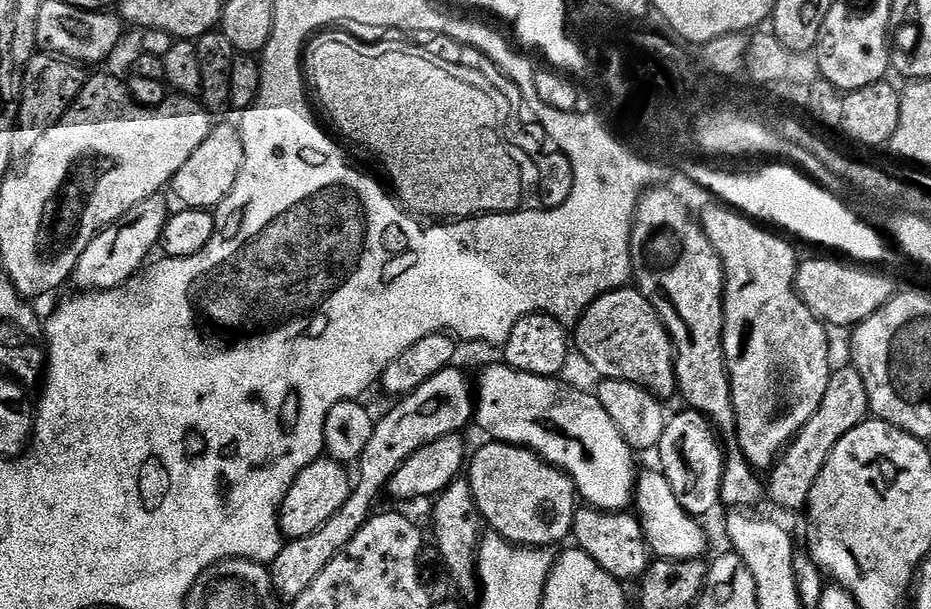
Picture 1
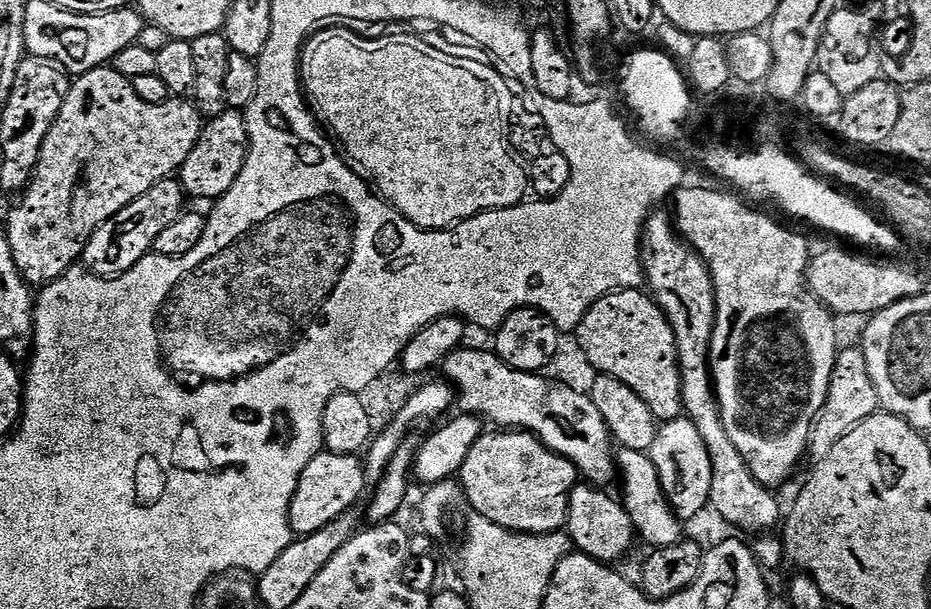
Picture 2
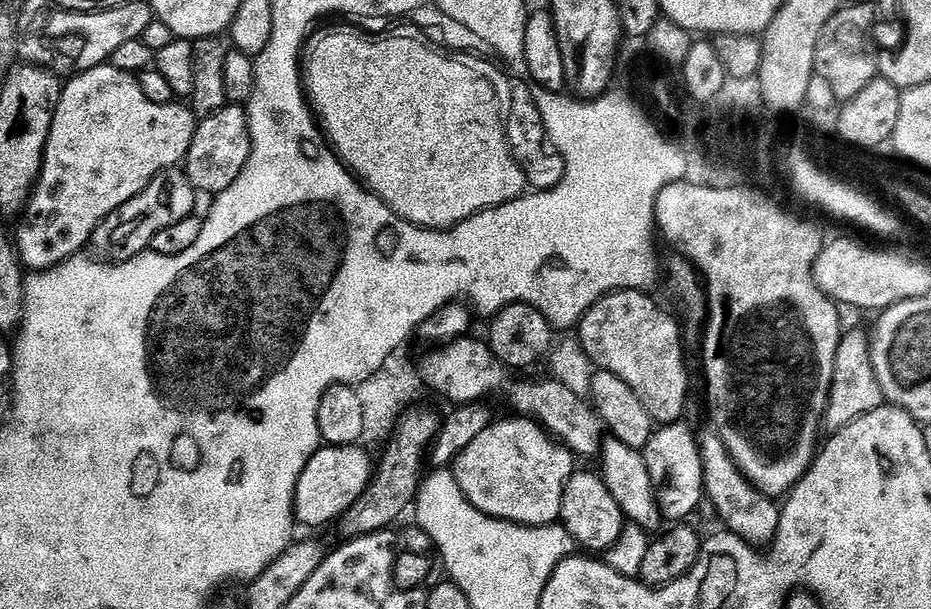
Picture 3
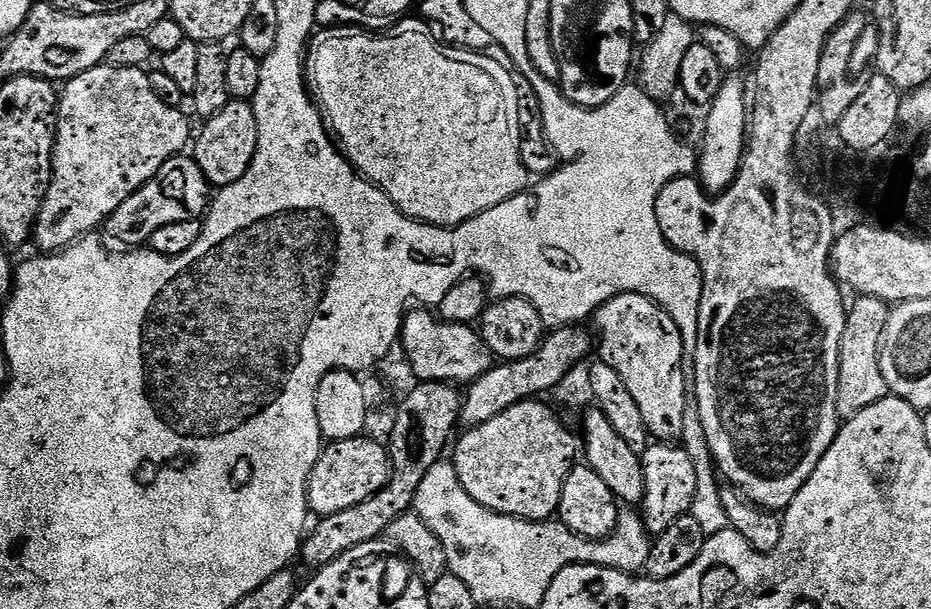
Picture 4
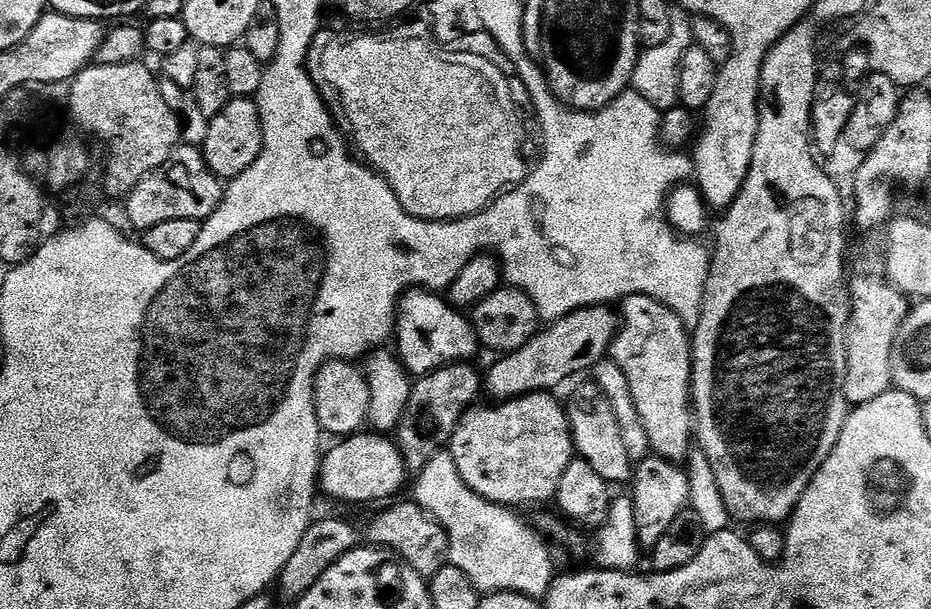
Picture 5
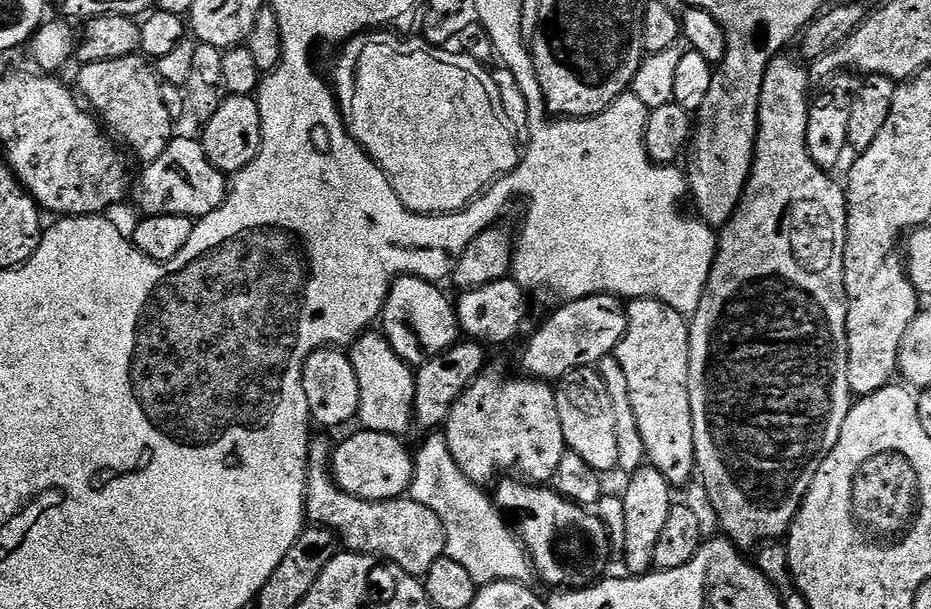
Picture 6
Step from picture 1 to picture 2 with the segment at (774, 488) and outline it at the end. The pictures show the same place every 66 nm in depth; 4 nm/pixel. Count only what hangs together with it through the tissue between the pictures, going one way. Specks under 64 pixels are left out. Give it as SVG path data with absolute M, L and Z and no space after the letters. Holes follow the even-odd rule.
M841 347L836 354L836 365L832 371L830 378L830 390L826 402L822 406L822 410L818 414L816 424L812 427L812 439L810 441L810 456L813 461L826 458L826 454L830 454L830 450L834 446L838 446L838 442L842 442L842 438L846 438L846 434L850 434L850 430L854 430L854 426L858 426L862 422L866 422L866 418L870 418L875 412L881 411L880 398L878 390L874 388L874 382L870 376L870 370L867 366L867 360L864 357L863 347L856 348Z

